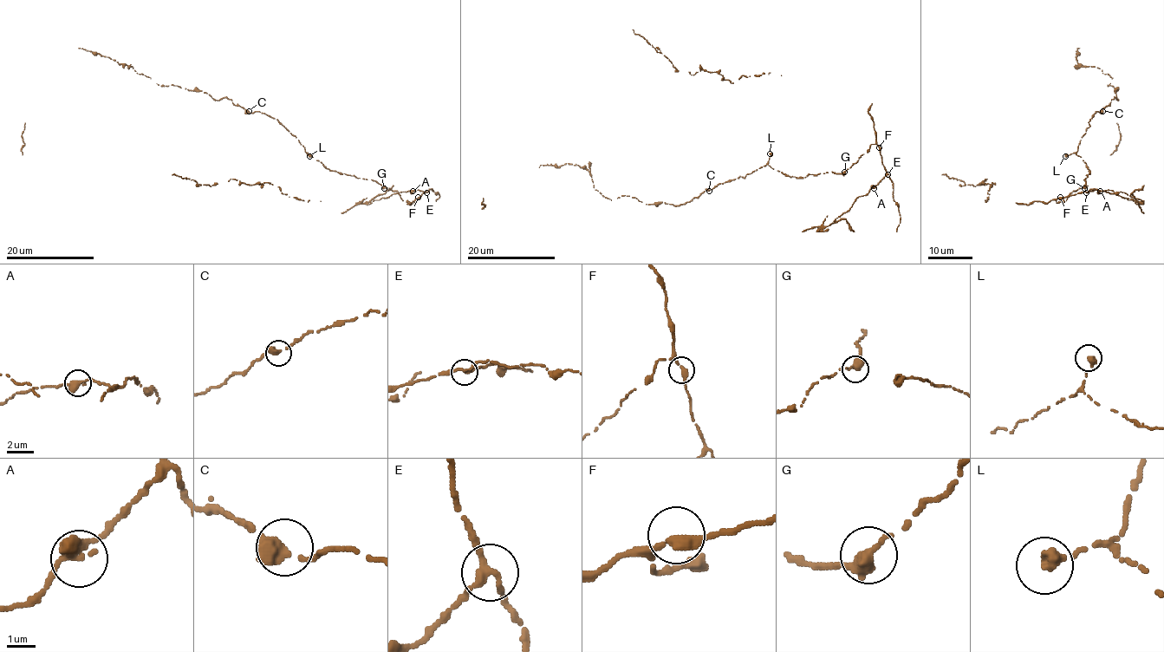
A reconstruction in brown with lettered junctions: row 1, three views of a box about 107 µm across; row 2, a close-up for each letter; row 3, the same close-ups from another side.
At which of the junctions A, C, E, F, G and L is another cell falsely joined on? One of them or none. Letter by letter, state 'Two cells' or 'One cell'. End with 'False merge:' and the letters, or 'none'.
A: Two cells
C: One cell
E: One cell
F: One cell
G: One cell
L: One cell
False merge: A

